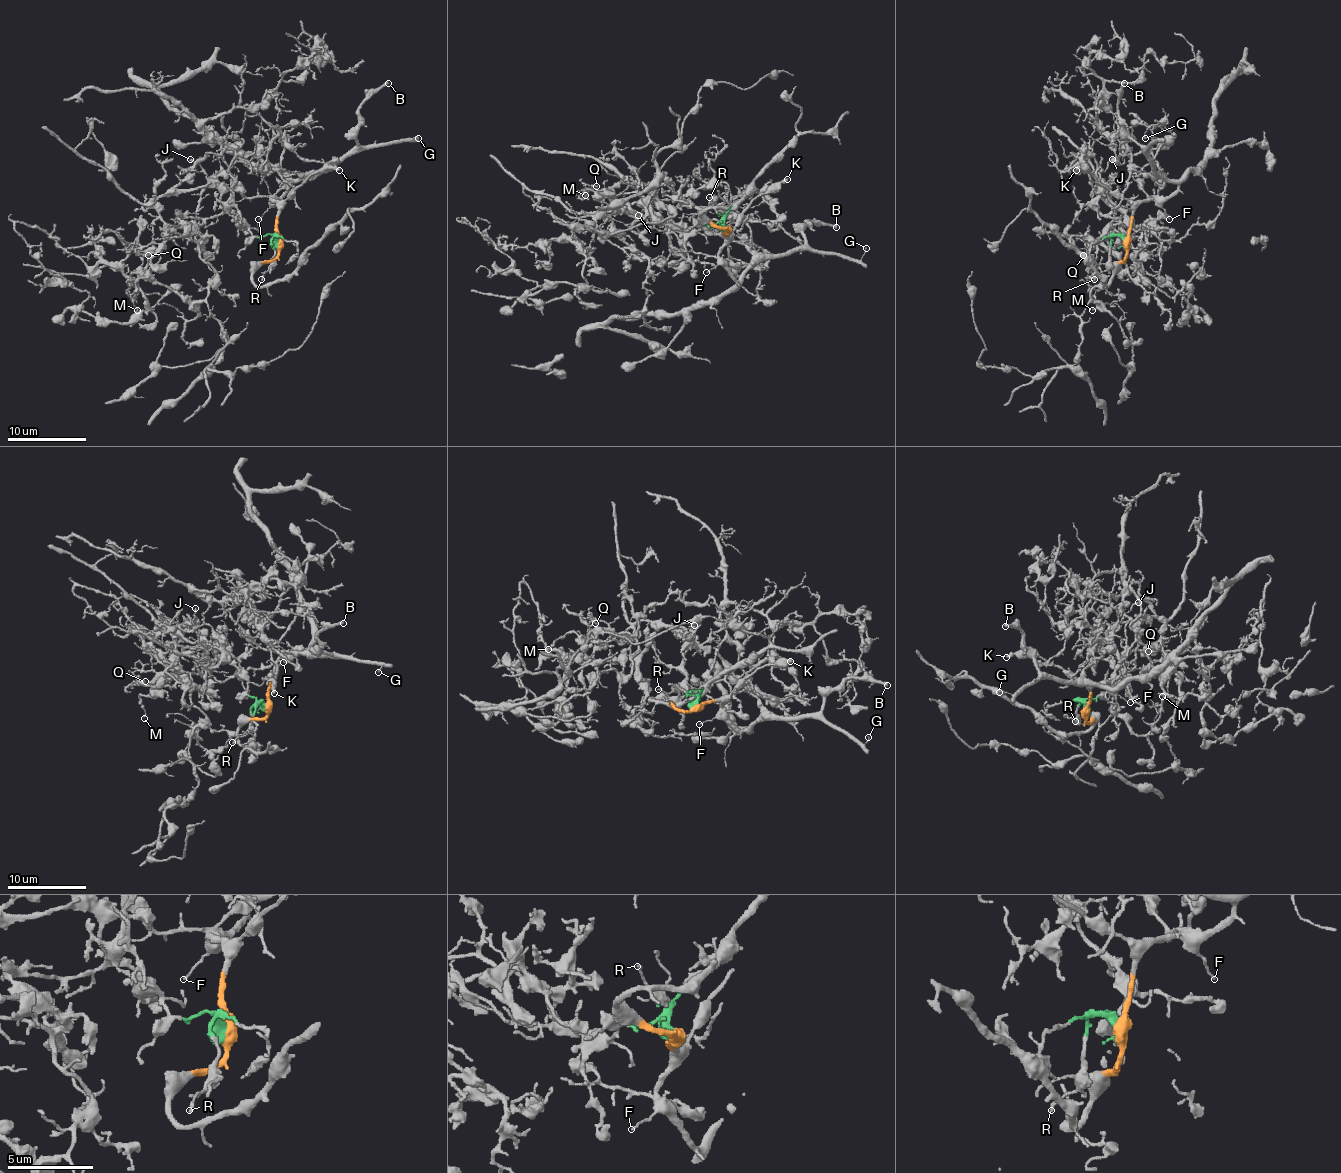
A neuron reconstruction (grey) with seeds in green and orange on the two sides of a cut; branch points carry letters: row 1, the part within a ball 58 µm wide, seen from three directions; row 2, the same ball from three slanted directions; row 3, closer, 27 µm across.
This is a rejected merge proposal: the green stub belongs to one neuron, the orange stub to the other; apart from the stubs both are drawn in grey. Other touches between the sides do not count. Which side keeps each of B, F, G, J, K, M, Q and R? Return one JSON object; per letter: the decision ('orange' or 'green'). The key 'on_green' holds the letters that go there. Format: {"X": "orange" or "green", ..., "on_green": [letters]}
{"B": "orange", "F": "orange", "G": "orange", "J": "green", "K": "orange", "M": "green", "Q": "green", "R": "green", "on_green": ["J", "M", "Q", "R"]}

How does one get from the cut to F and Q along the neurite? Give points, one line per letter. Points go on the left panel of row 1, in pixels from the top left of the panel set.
F: (277, 244), (279, 205), (271, 201), (271, 206), (259, 218)
Q: (277, 244), (271, 234), (255, 236), (214, 187), (196, 187), (153, 205), (164, 238), (135, 250), (149, 256)

